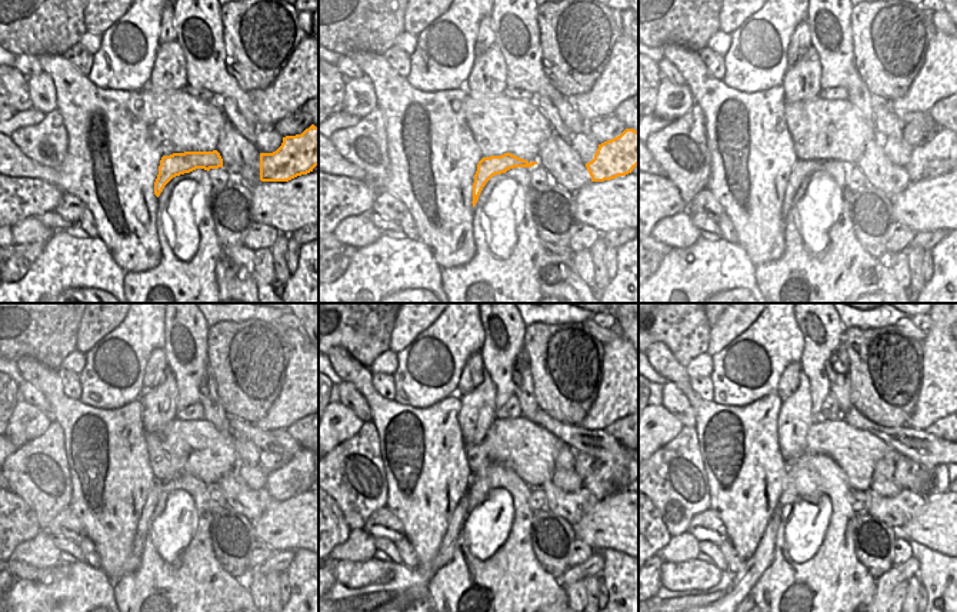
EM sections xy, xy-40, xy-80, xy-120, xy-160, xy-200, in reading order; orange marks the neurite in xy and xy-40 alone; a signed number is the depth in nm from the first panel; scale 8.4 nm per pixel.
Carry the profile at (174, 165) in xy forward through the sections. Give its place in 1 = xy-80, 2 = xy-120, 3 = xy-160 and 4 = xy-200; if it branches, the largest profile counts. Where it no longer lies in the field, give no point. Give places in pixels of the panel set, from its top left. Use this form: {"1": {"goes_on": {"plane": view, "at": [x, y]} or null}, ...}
{"1": {"goes_on": {"plane": "xy-80", "at": [802, 169]}}, "2": {"goes_on": {"plane": "xy-120", "at": [156, 489]}}, "3": {"goes_on": {"plane": "xy-160", "at": [446, 551]}}, "4": {"goes_on": {"plane": "xy-200", "at": [753, 566]}}}

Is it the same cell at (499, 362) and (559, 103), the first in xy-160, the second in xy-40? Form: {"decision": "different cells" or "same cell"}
{"decision": "same cell"}

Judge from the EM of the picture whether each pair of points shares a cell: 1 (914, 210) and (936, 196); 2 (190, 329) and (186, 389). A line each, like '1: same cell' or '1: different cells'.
1: same cell
2: same cell

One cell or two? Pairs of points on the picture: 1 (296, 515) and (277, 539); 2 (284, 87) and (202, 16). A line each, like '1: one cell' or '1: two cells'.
1: one cell
2: two cells

